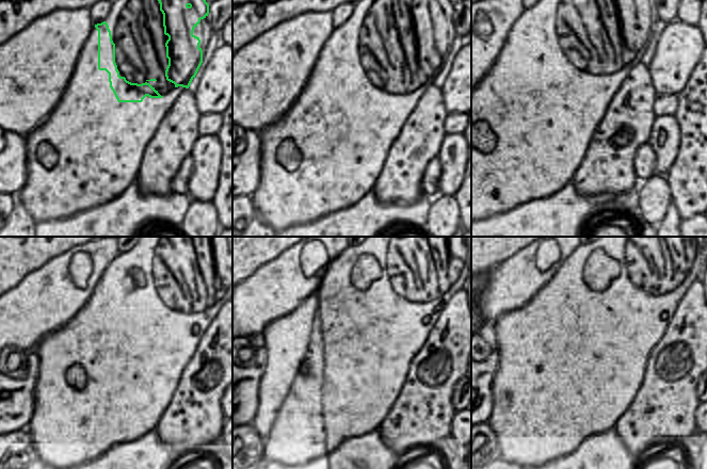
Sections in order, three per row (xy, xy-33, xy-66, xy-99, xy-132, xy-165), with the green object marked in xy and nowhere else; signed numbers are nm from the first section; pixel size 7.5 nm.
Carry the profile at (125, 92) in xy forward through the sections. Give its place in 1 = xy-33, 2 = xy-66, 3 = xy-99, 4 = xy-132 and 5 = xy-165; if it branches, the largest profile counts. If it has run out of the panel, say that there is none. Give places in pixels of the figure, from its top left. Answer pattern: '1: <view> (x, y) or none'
1: xy-33 (346, 62)
2: xy-66 (597, 82)
3: xy-99 (109, 287)
4: xy-132 (348, 298)
5: xy-165 (582, 303)

